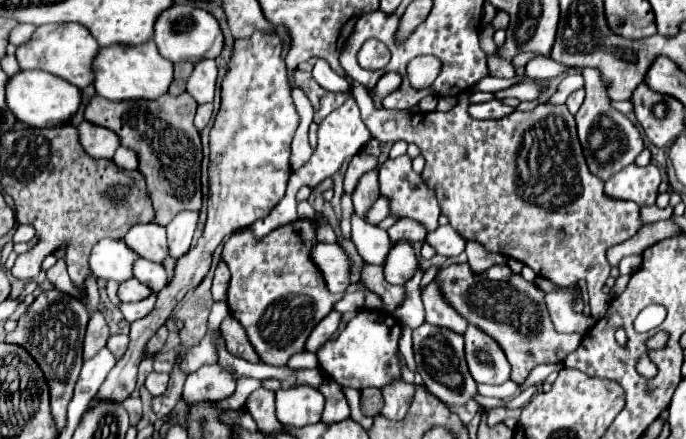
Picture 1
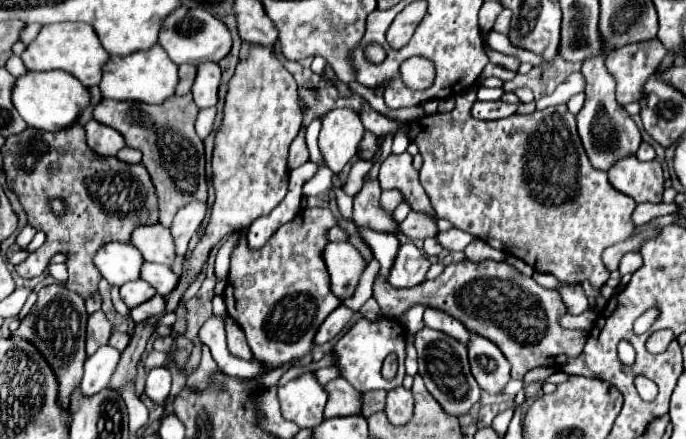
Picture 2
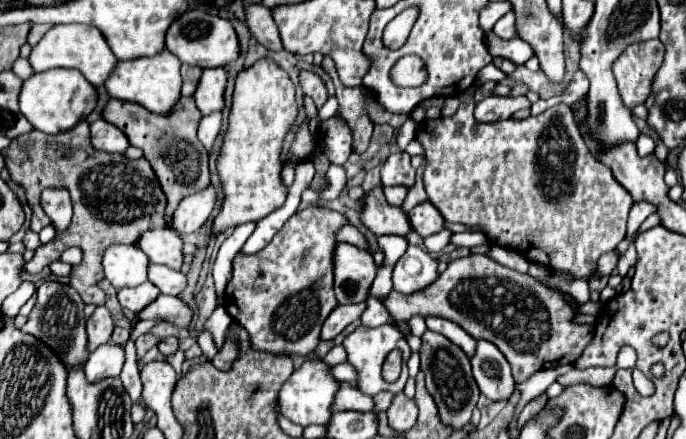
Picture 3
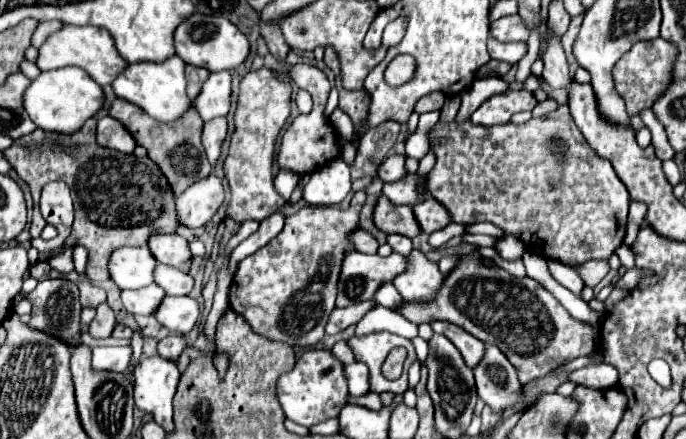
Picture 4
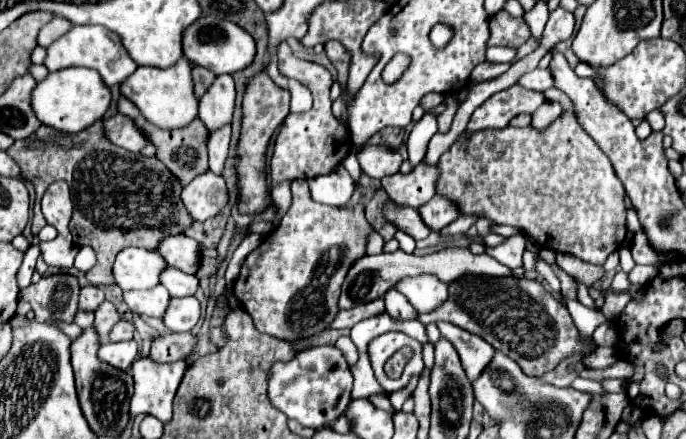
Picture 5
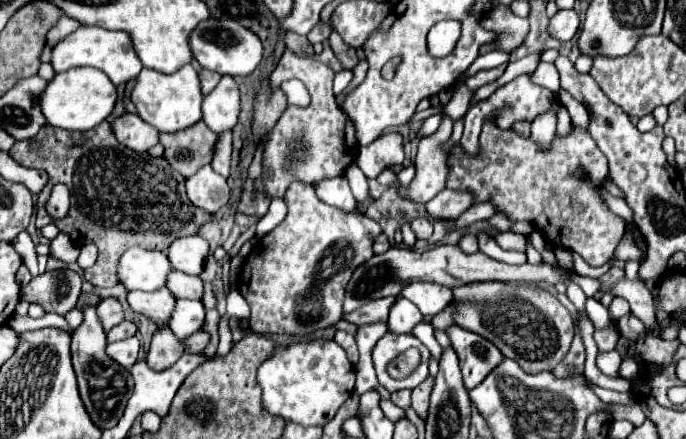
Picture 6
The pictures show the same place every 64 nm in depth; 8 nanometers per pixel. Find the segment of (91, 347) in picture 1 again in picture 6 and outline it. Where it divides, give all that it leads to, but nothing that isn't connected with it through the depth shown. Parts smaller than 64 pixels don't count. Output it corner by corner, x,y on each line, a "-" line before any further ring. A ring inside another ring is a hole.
102,298
102,302
98,304
98,316
104,332
106,332
106,326
116,326
124,320
122,306
116,298

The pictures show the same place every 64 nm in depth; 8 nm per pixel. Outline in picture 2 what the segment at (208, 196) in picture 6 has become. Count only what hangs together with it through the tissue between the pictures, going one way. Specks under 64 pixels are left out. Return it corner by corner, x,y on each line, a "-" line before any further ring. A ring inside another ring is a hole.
192,200
182,210
178,210
178,214
174,216
174,222
170,226
172,240
176,244
176,255
186,255
188,242
190,242
192,234
198,230
204,214
206,214
206,202
196,202
196,200

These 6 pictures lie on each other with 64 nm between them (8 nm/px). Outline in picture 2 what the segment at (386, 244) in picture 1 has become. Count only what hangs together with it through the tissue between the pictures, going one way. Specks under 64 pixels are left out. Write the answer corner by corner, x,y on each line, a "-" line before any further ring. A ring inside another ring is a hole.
356,226
356,228
358,228
358,236
362,238
362,242
372,250
372,258
380,262
380,276
388,278
388,270
400,246
398,238
390,232
372,232
372,228
364,228
364,226

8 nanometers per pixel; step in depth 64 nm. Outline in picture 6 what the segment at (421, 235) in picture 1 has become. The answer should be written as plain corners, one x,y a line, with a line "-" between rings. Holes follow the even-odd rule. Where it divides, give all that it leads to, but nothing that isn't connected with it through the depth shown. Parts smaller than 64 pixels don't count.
442,190
430,202
426,202
426,212
436,220
456,220
464,210
472,204
472,196
468,192

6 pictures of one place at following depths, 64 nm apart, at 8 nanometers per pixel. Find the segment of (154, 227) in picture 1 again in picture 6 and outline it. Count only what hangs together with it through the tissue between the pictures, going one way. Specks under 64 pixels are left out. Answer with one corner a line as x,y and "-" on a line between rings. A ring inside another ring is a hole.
186,236
182,240
174,240
166,252
172,268
184,274
200,276
208,256
208,242
200,236

